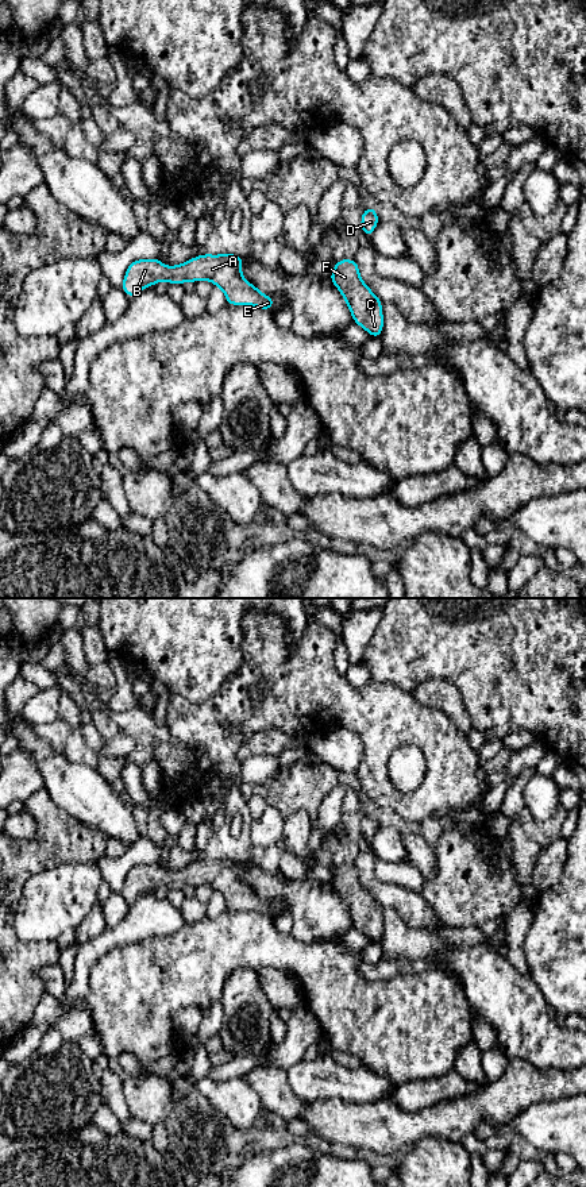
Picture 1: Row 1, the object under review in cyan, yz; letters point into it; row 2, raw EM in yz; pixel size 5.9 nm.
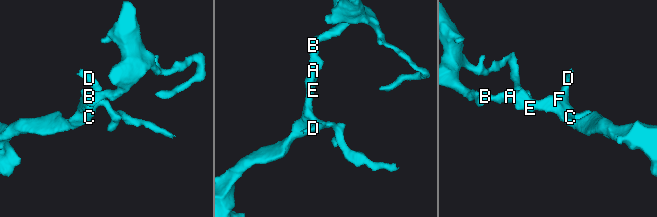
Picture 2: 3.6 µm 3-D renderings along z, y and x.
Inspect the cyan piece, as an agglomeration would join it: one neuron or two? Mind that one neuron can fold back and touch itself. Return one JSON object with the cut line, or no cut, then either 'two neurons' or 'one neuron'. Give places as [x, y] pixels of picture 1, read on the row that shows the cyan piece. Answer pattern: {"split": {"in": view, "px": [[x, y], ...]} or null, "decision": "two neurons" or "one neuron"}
{"split": null, "decision": "one neuron"}

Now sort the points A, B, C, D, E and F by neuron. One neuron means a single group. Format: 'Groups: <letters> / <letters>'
Groups: A B C D E F

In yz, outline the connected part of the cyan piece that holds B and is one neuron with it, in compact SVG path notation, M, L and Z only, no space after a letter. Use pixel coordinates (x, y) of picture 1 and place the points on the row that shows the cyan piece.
M201 254L173 267L159 259L136 259L130 263L122 284L123 292L135 297L142 289L159 281L182 285L185 281L211 281L219 286L228 305L252 305L265 311L274 307L274 298L263 294L255 285L242 275L243 255L234 254Z

